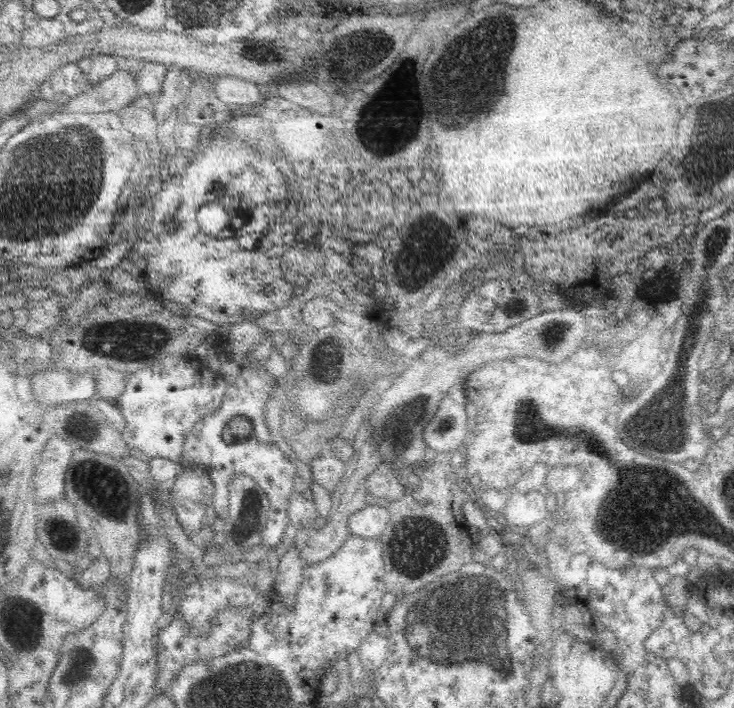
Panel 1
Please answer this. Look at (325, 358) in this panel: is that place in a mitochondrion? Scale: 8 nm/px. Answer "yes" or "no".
yes

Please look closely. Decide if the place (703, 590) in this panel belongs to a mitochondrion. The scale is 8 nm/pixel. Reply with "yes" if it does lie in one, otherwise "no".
no

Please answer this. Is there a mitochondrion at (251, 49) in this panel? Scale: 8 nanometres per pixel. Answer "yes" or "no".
no

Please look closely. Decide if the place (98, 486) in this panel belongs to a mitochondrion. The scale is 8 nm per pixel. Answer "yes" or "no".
yes

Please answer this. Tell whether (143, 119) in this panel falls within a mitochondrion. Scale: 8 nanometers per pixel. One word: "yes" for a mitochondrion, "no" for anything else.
no

